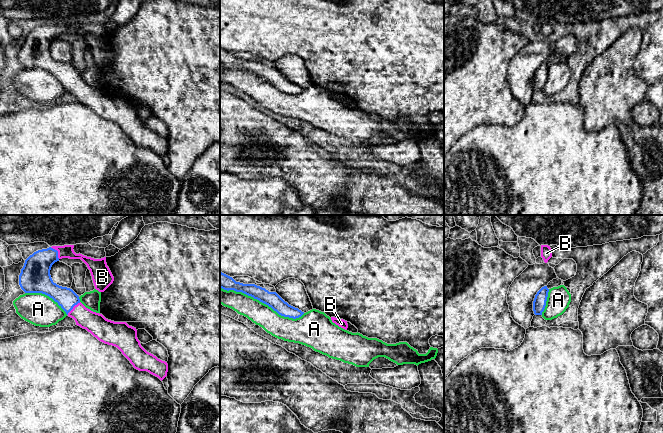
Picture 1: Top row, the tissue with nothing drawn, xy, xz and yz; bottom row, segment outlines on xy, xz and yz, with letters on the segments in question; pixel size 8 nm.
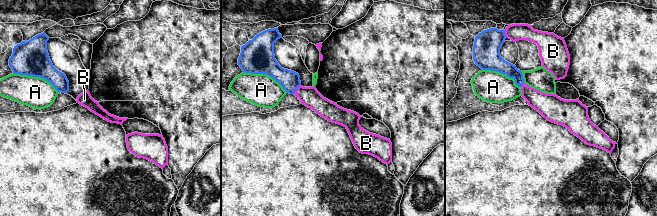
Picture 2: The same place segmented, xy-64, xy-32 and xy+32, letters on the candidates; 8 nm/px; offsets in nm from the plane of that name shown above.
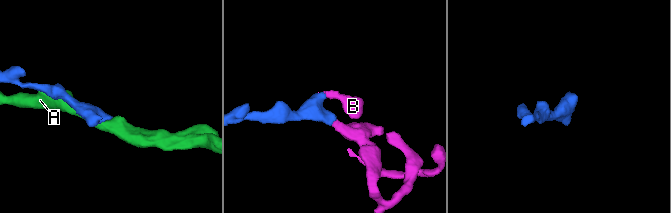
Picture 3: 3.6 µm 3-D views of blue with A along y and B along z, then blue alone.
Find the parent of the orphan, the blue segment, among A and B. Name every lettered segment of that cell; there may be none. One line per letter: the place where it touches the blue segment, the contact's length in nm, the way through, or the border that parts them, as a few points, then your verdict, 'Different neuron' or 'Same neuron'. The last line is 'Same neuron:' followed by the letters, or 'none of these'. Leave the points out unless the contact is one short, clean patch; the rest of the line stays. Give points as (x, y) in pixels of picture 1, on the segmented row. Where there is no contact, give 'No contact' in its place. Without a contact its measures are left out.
A: Touches blue at xz (262, 302). Shared border 700 nm. Different neuron
B: Touches blue at xy (57, 251). Shared border 120 nm. Same neuron
Same neuron: B

